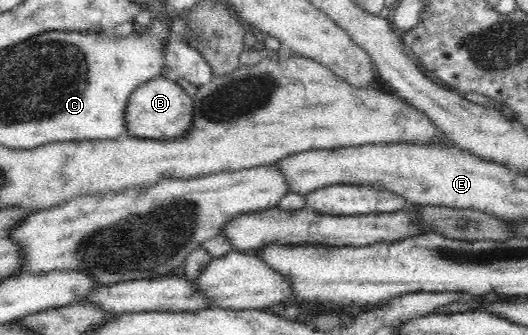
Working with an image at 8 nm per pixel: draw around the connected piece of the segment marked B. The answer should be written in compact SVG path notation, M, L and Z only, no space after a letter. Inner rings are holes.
M159 76L137 86L125 102L125 127L129 137L174 140L188 134L192 126L193 101L176 81Z

